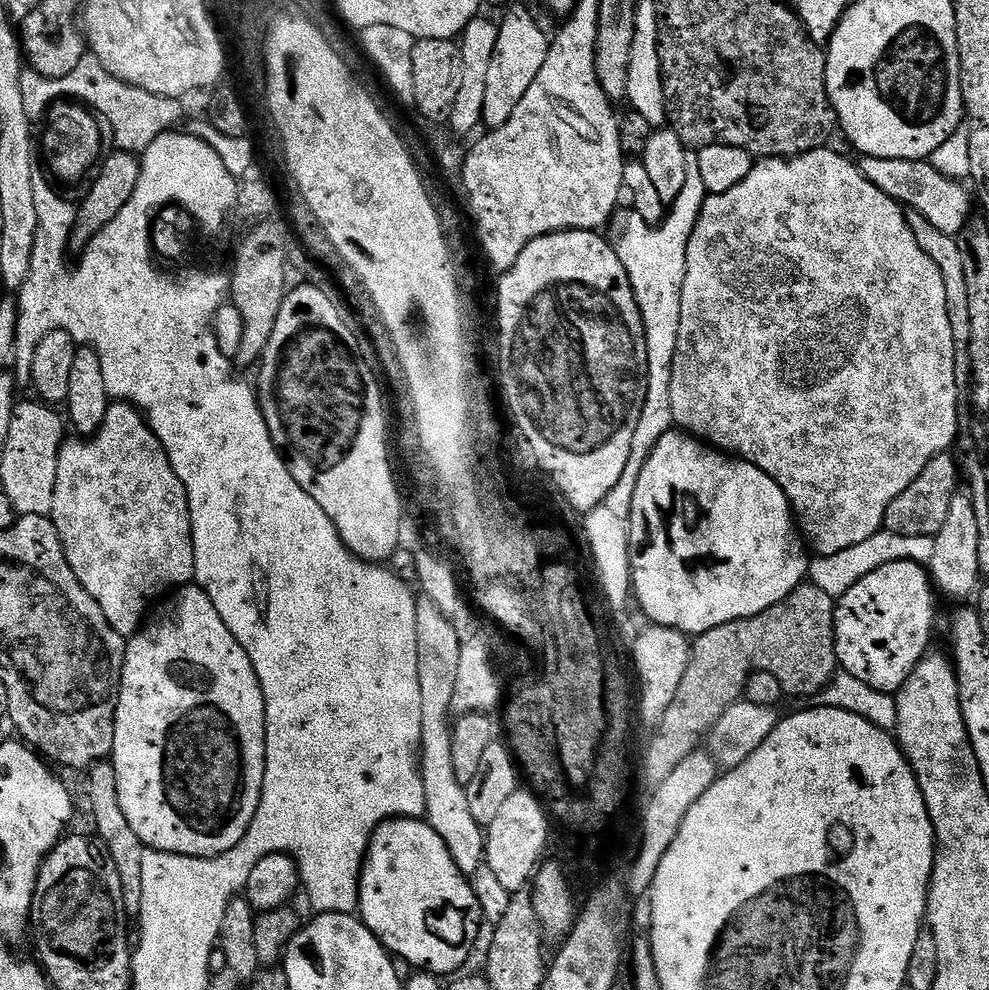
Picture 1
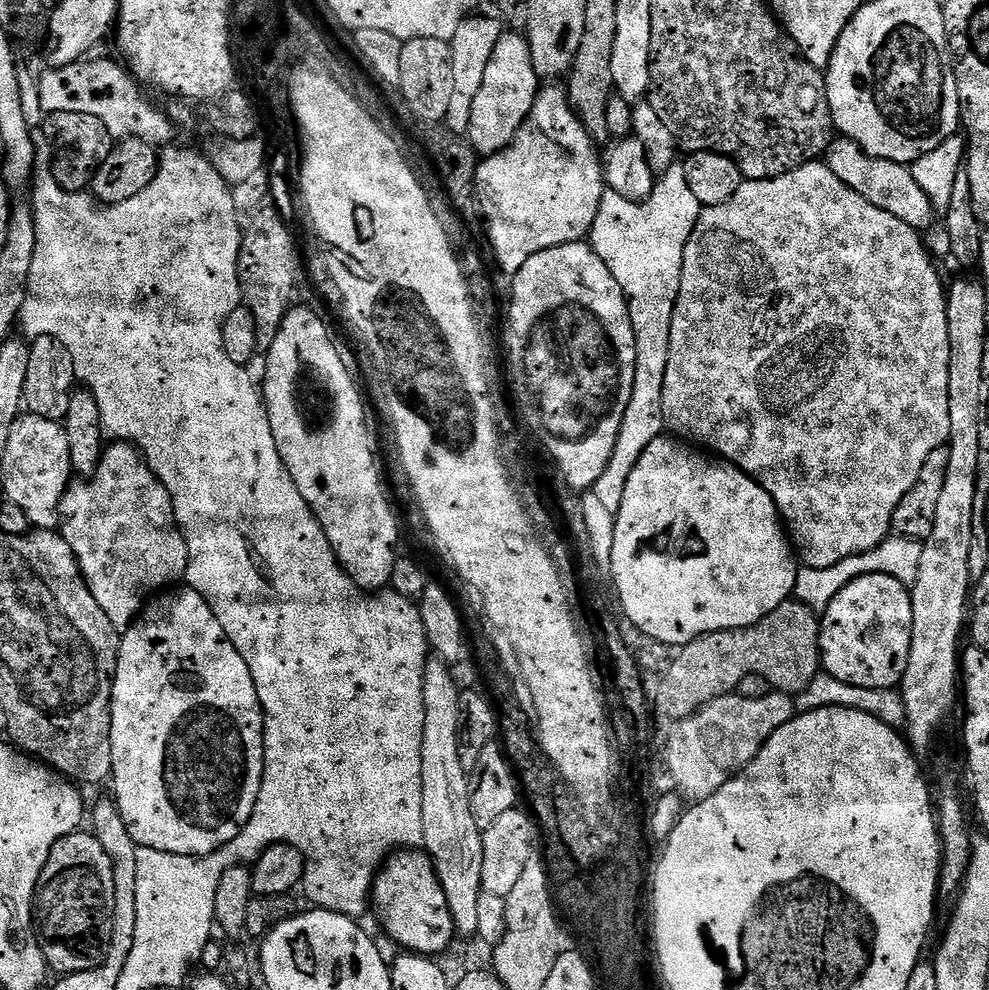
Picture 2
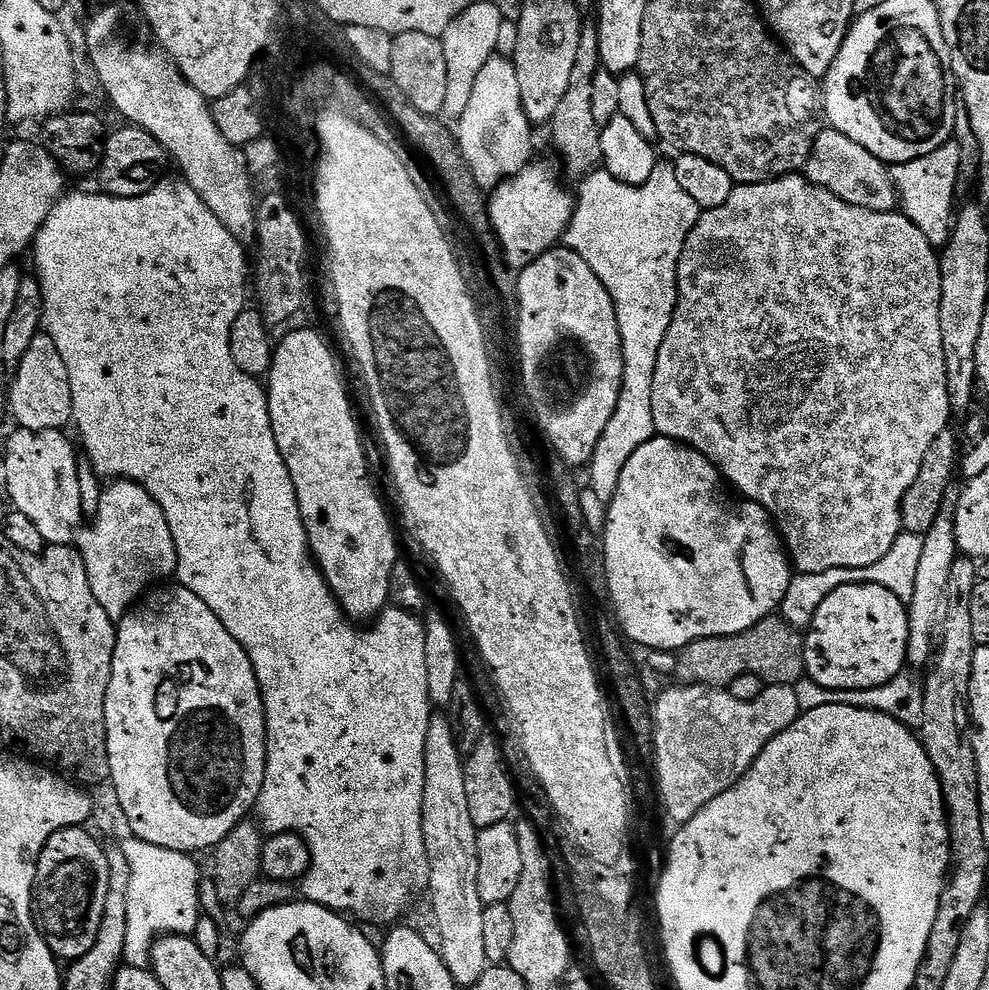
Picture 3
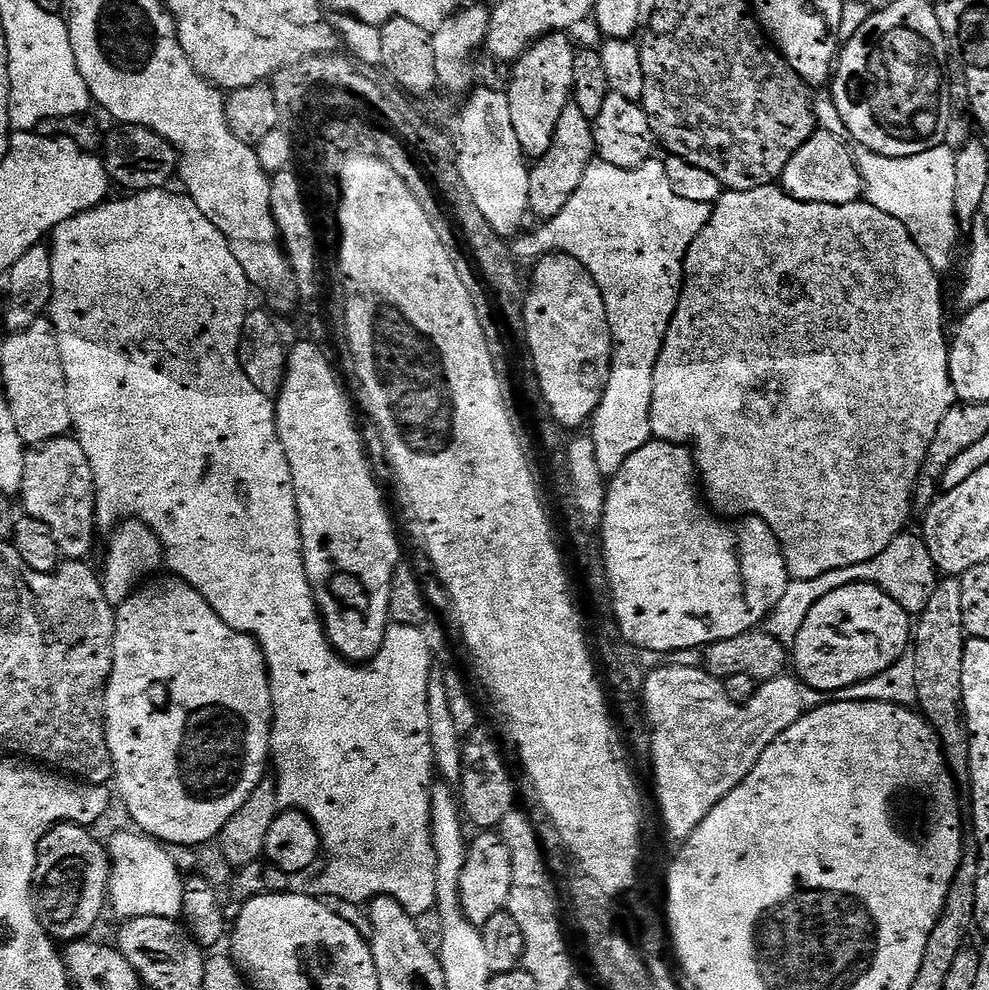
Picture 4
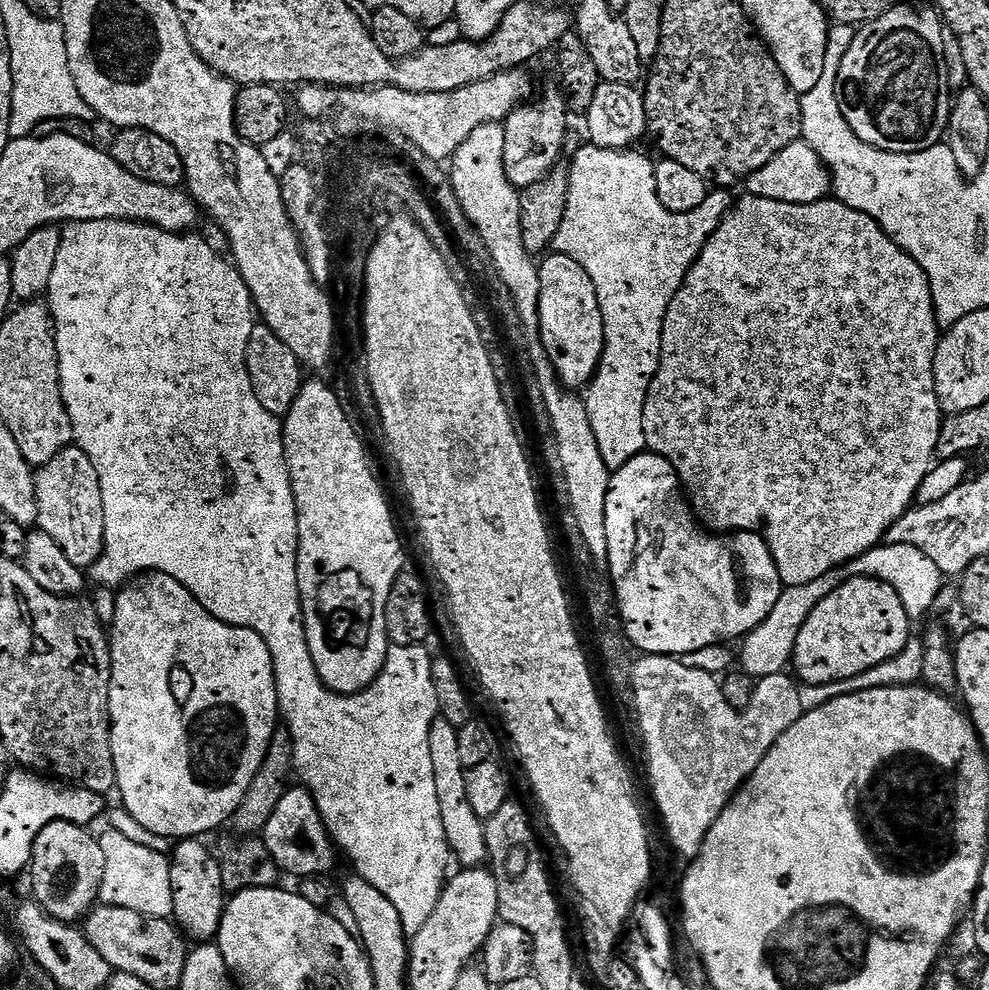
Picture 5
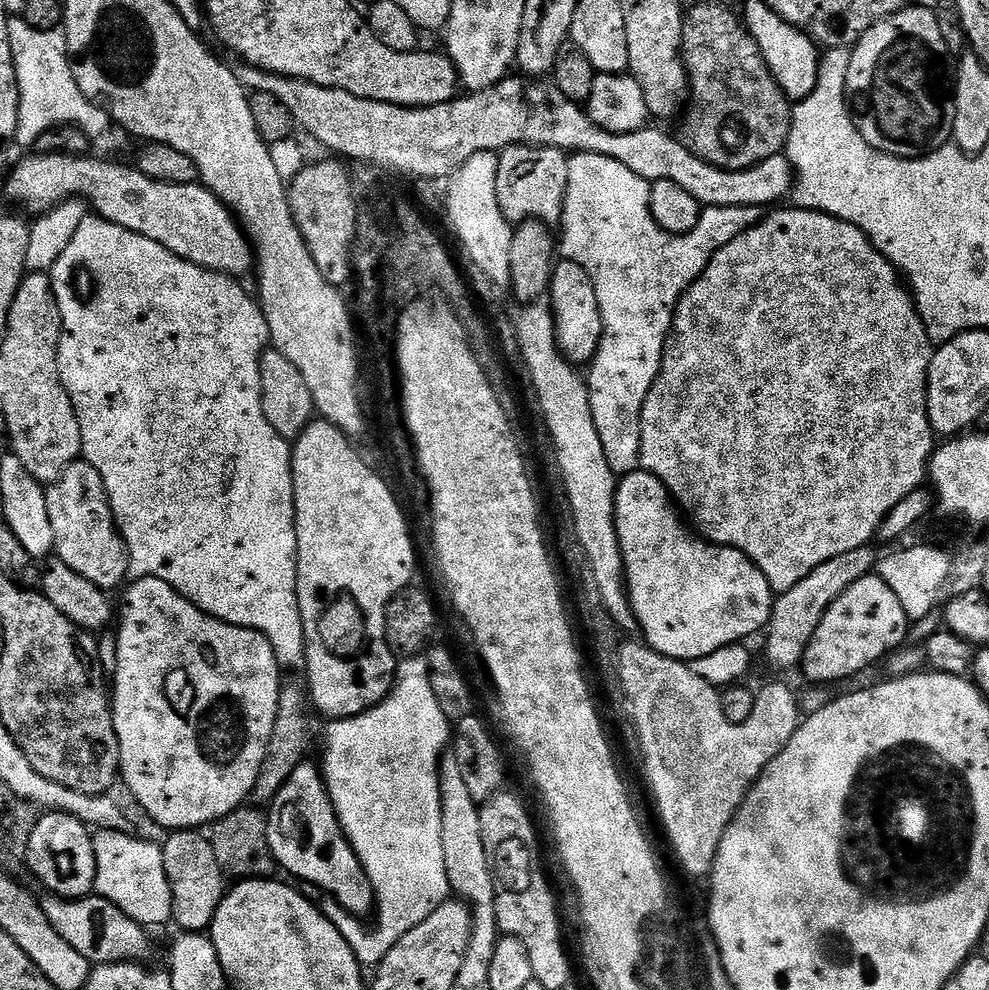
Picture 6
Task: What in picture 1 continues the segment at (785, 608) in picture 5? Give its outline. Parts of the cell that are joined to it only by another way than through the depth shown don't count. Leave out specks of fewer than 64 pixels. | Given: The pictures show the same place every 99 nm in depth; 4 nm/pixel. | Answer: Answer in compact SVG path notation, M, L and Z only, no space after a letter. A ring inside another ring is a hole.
M878 531L866 542L858 542L858 546L850 546L850 550L842 550L833 556L822 556L813 559L808 566L807 579L833 598L845 596L866 574L878 570L882 566L911 561L921 566L927 565L930 554L934 554L934 539L931 536L922 538L906 538L893 532Z

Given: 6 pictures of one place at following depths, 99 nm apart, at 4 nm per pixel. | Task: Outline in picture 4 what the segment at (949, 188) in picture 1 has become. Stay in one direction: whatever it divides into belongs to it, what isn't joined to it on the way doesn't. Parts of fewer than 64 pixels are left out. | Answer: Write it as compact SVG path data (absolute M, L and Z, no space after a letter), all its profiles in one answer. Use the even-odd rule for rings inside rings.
M817 130L812 133L811 138L802 145L800 149L794 154L794 158L790 160L786 166L782 177L782 187L788 195L793 196L796 200L801 200L802 202L818 202L819 204L854 204L861 199L862 193L865 191L864 178L860 170L860 166L857 160L857 157L852 157L852 152L835 136L832 132L823 132L823 130Z

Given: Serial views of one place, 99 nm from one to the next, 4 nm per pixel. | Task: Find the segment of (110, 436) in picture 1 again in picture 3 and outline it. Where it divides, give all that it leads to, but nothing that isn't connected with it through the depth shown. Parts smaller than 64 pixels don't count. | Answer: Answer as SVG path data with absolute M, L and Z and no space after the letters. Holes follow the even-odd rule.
M120 478L109 484L103 489L101 504L98 506L96 516L87 525L88 533L86 533L87 528L83 533L82 555L94 596L98 598L102 610L106 610L106 614L110 614L112 621L118 622L149 589L167 581L164 580L167 576L175 577L177 575L178 554L174 534L170 530L170 522L166 520L166 514L156 501L156 497L132 480Z

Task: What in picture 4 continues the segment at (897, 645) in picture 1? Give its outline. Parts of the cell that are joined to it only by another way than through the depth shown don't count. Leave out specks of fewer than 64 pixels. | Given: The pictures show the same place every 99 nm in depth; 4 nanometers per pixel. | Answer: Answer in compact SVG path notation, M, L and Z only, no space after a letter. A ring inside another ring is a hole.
M851 584L826 594L826 598L810 610L791 649L795 675L808 688L840 694L846 688L882 674L898 659L896 627L900 620L896 615L900 611L898 602L874 584Z

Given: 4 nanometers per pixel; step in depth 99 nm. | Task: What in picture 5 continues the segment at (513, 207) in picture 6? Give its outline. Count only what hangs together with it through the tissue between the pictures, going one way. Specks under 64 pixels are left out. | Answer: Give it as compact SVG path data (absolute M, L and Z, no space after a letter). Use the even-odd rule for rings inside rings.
M548 92L540 101L525 103L515 108L503 121L506 134L506 150L504 151L504 169L508 181L517 190L534 186L544 180L560 160L560 151L564 148L564 135L568 132L568 116L570 109L561 93Z

